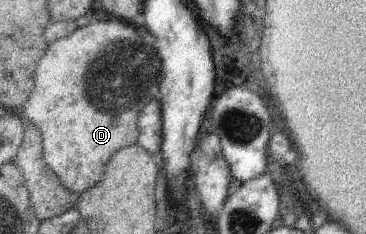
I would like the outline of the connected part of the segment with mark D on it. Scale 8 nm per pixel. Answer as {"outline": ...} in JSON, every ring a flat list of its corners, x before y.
{"outline":[[115,18,115,20,100,21,82,28,78,27,72,35,49,43,48,49,44,53,44,57,40,59,35,71,34,89,19,112,27,125,34,123,40,127,43,160,60,177,60,181,68,191,82,195,88,189,92,189,94,185,98,185,104,177,106,164,112,155,120,149,137,143,138,115,154,99,154,95,158,93,160,81,162,81,162,61,156,55,154,39,145,27,136,27]]}

